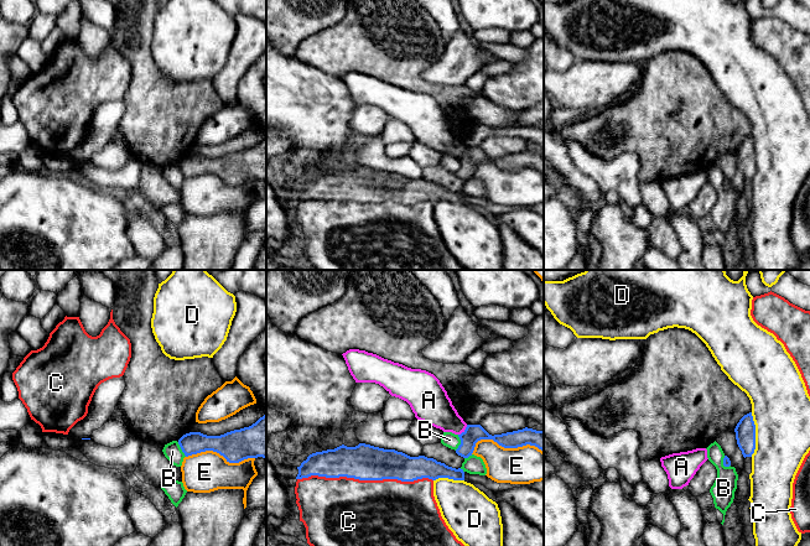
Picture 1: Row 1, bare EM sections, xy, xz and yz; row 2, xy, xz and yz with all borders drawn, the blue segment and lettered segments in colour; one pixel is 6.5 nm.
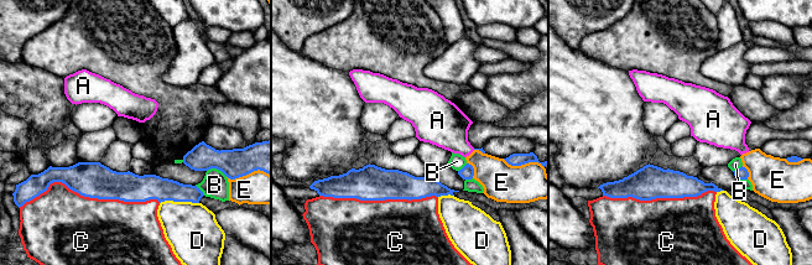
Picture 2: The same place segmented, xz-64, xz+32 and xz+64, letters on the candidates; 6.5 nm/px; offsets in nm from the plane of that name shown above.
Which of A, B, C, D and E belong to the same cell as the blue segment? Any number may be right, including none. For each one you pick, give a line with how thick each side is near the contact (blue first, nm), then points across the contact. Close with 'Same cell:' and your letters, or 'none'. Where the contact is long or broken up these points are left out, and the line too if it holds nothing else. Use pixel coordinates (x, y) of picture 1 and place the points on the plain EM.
Same cell: none

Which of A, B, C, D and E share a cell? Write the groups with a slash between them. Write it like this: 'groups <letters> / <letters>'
groups A E / B / C / D

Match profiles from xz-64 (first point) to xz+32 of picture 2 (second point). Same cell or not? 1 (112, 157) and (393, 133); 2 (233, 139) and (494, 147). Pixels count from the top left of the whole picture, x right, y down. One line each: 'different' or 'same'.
1: different
2: same

